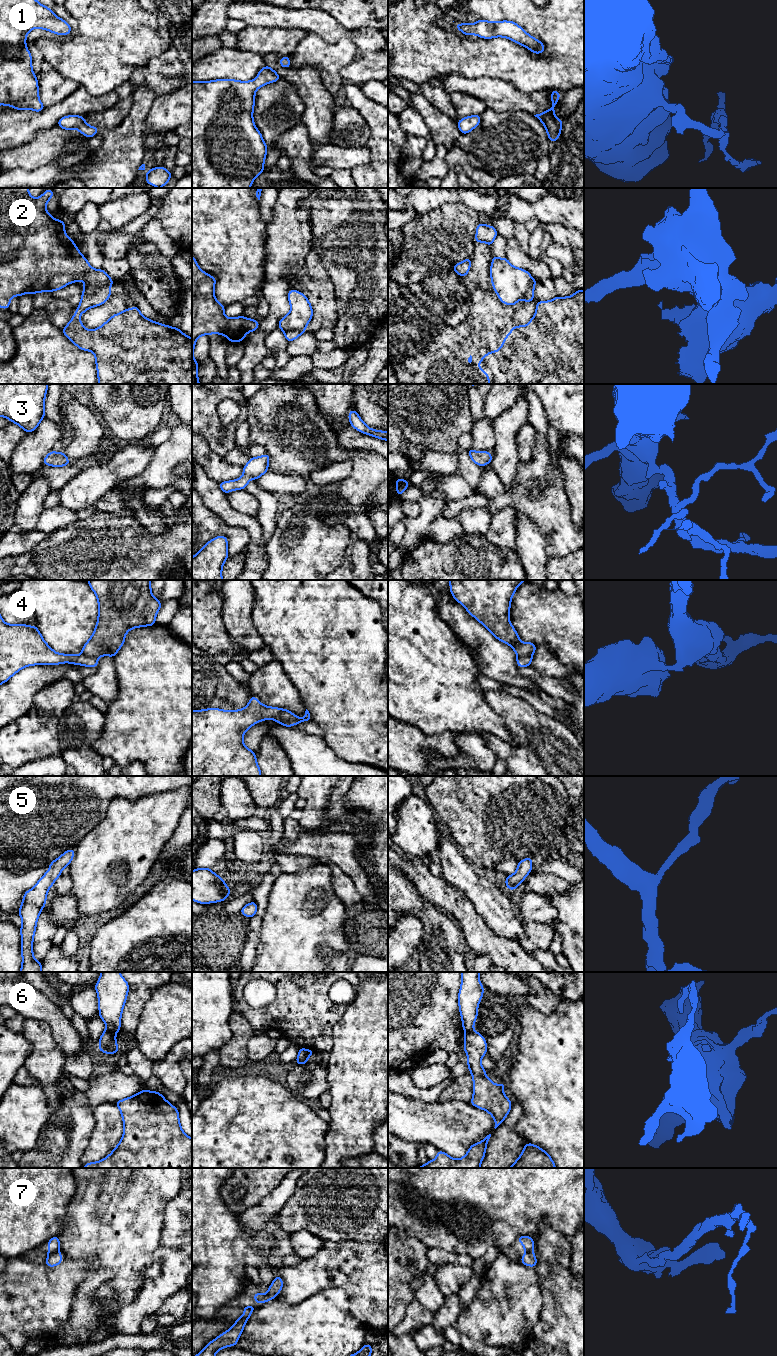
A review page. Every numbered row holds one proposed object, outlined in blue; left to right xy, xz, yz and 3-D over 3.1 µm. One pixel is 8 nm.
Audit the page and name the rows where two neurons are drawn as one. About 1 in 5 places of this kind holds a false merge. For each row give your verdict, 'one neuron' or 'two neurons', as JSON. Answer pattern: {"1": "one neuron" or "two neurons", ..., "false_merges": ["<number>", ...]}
{"1": "one neuron", "2": "two neurons", "3": "one neuron", "4": "two neurons", "5": "one neuron", "6": "two neurons", "7": "one neuron", "false_merges": ["2", "4", "6"]}

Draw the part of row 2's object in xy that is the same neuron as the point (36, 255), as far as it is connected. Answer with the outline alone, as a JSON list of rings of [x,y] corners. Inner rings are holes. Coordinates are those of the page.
[[[0,188],[0,308],[8,309],[10,306],[10,301],[13,296],[22,296],[23,294],[39,293],[39,292],[52,292],[55,290],[60,290],[70,283],[75,283],[76,281],[84,281],[84,289],[86,292],[96,292],[103,290],[104,288],[110,287],[114,284],[110,276],[102,269],[94,269],[90,266],[87,259],[81,254],[74,241],[65,234],[65,222],[61,220],[56,220],[49,214],[46,210],[47,202],[54,195],[51,188],[46,190],[40,197],[33,198],[28,188]]]

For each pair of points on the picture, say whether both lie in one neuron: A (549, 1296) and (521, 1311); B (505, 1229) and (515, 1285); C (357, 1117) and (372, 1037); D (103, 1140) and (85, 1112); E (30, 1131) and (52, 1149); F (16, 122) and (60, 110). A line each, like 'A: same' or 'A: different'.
A: different
B: different
C: same
D: different
E: different
F: same

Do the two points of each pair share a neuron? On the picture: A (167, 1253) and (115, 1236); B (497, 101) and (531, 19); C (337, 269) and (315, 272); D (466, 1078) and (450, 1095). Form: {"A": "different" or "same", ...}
{"A": "different", "B": "different", "C": "different", "D": "same"}

